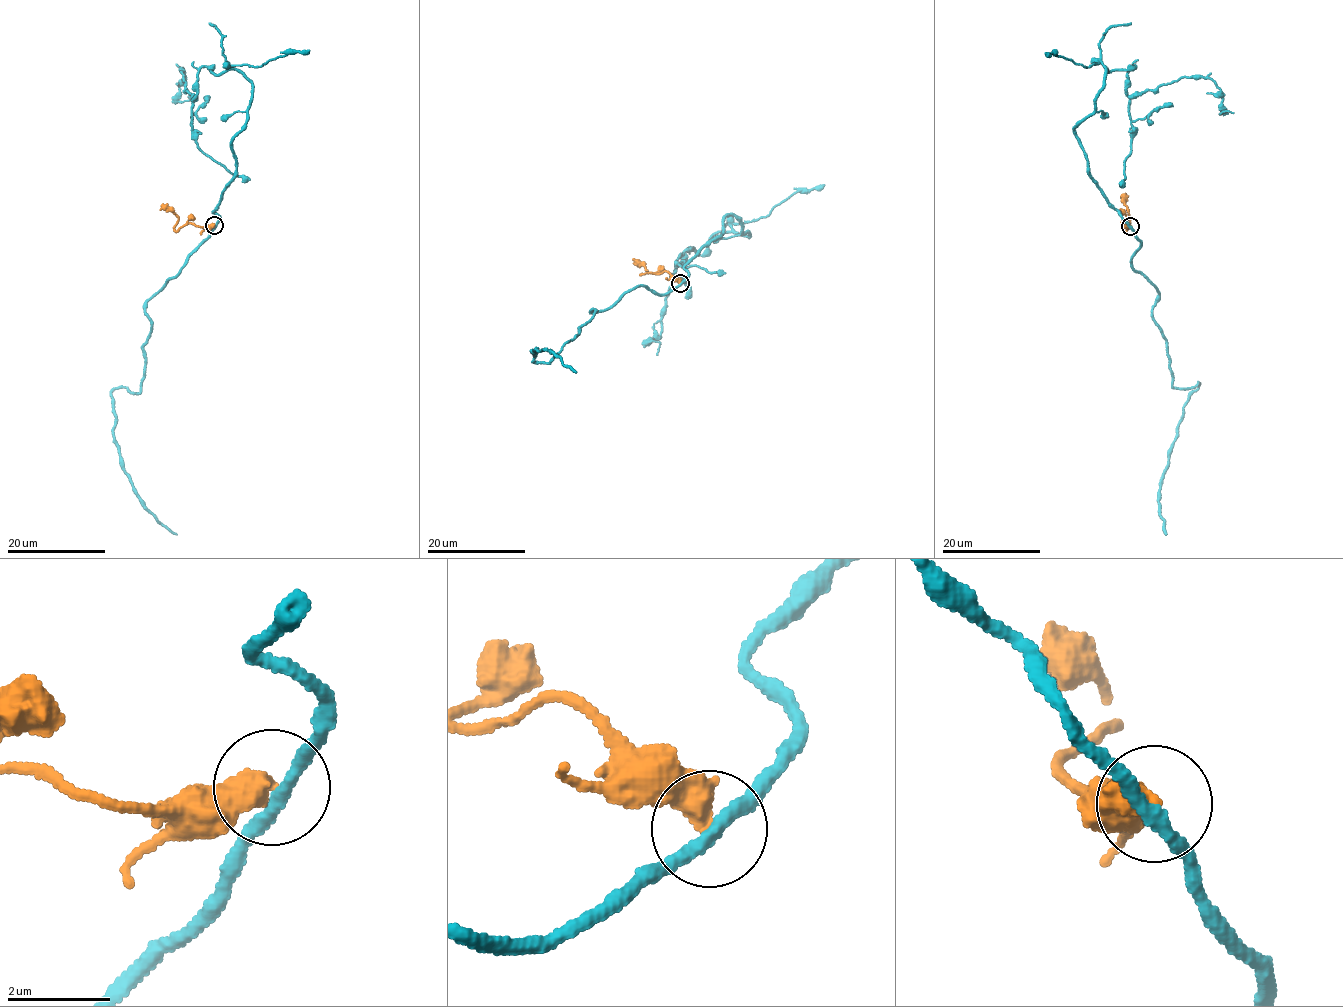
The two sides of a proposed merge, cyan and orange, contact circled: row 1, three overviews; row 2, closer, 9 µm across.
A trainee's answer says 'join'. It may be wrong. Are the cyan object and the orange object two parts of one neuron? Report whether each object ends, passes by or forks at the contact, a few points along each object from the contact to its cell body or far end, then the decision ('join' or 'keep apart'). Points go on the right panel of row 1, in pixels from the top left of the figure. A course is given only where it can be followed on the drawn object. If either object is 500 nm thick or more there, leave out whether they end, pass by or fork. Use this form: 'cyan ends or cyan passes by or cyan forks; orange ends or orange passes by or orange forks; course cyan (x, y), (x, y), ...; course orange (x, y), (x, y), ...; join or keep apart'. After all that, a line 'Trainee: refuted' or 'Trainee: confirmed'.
cyan passes by; orange ends; course cyan (1131, 227), (1074, 129), (1106, 68), (1135, 66), (1128, 95), (1211, 79), (1220, 113), (1234, 113); course orange (1131, 225), (1121, 222), (1127, 217), (1128, 224), (1130, 218), (1121, 197); keep apart
Trainee: refuted

